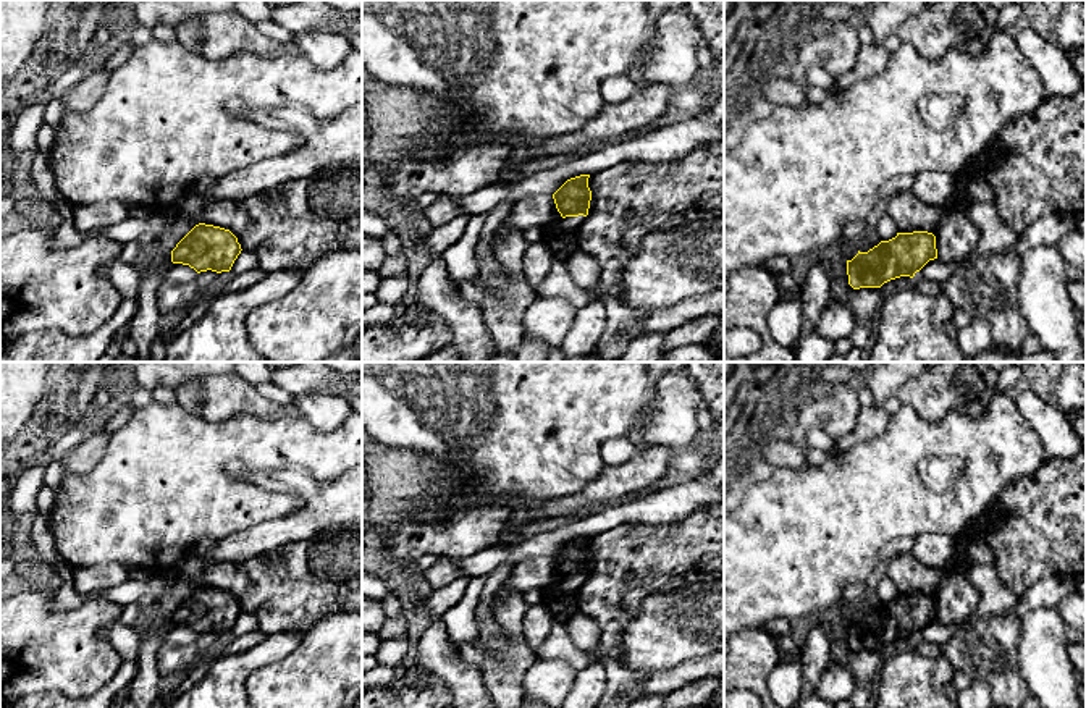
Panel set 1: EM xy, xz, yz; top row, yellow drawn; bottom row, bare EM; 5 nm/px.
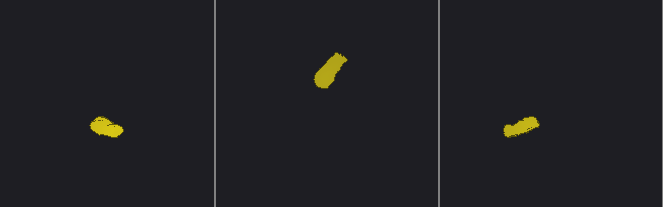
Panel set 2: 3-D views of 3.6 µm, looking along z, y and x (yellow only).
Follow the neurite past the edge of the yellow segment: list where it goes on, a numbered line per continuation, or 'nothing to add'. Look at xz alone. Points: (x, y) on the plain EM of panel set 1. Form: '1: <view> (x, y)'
1: xz (561, 597)

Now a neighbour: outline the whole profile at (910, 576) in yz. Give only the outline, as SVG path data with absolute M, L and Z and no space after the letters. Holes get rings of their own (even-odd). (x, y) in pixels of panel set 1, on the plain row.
M913 553L890 558L887 577L899 595L928 593L936 598L937 622L968 621L979 601L979 590L962 574L924 566Z

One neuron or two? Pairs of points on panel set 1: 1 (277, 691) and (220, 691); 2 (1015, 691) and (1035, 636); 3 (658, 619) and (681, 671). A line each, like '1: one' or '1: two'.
1: two
2: two
3: two

